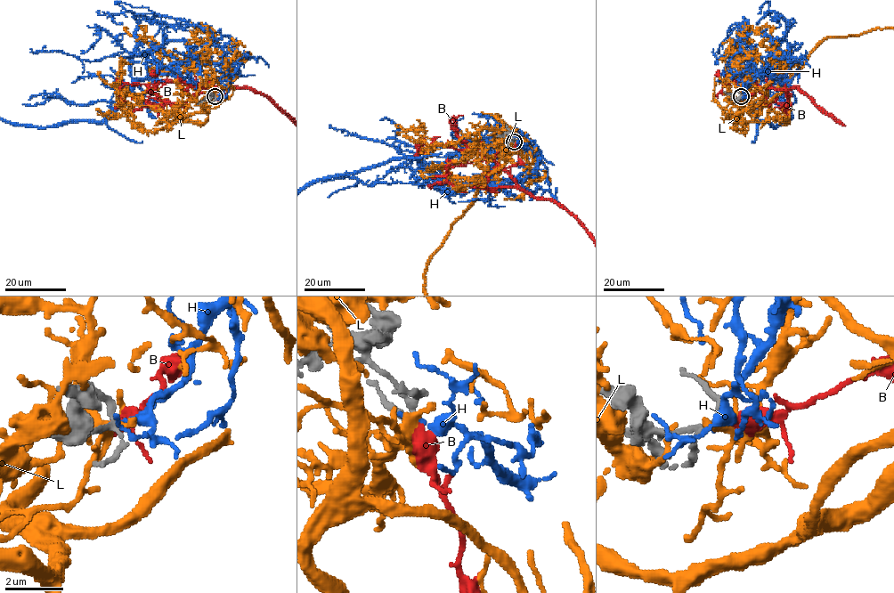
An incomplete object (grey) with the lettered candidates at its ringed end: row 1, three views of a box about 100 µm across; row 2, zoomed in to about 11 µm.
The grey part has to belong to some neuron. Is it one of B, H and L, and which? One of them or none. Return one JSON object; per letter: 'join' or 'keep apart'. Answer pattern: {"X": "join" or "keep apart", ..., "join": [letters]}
{"B": "join", "H": "keep apart", "L": "keep apart", "join": ["B"]}

